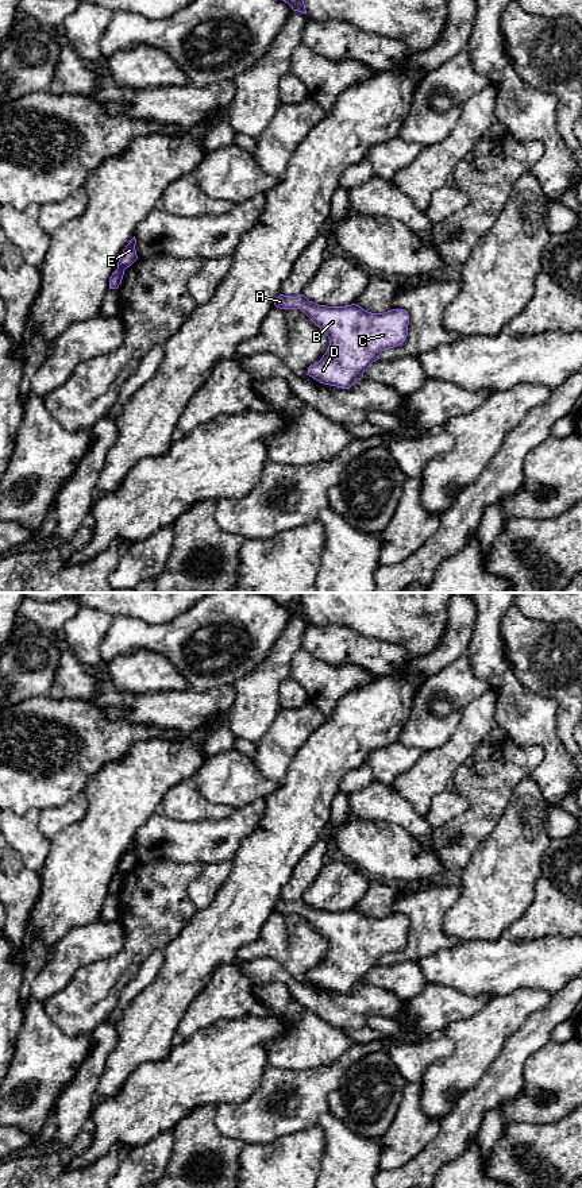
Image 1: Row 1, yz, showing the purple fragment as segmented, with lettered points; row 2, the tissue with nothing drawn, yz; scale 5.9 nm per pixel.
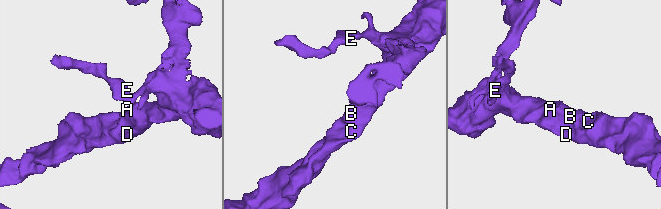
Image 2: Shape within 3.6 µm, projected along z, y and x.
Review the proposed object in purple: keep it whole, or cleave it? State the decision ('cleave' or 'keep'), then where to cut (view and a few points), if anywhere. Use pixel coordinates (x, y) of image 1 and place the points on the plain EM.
cleave; cut yz (118, 872), (124, 874)

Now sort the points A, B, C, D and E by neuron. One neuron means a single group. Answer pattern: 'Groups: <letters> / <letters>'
Groups: A B C D / E

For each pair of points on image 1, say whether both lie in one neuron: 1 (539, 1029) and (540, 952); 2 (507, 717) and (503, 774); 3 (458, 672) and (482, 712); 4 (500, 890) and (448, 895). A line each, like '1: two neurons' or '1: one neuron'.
1: two neurons
2: two neurons
3: two neurons
4: two neurons

